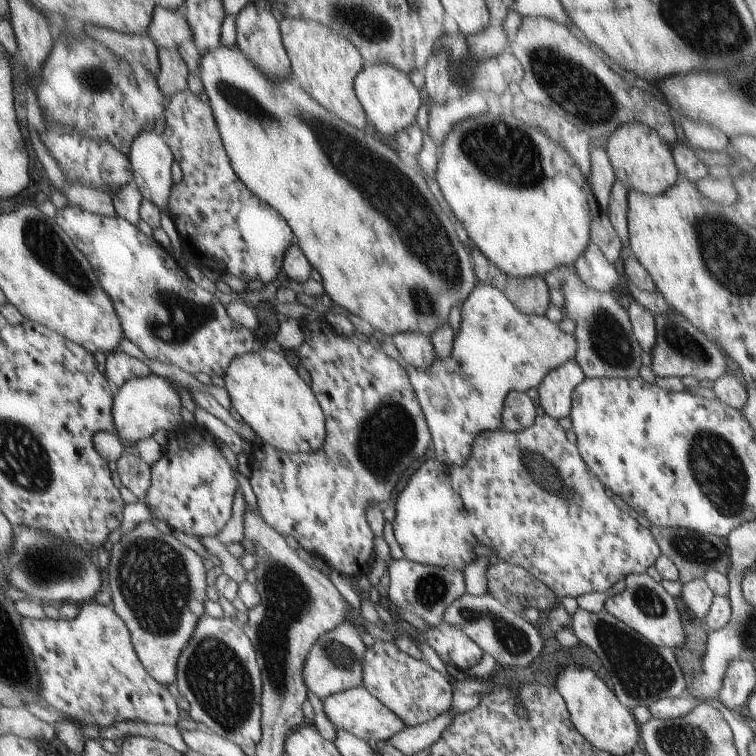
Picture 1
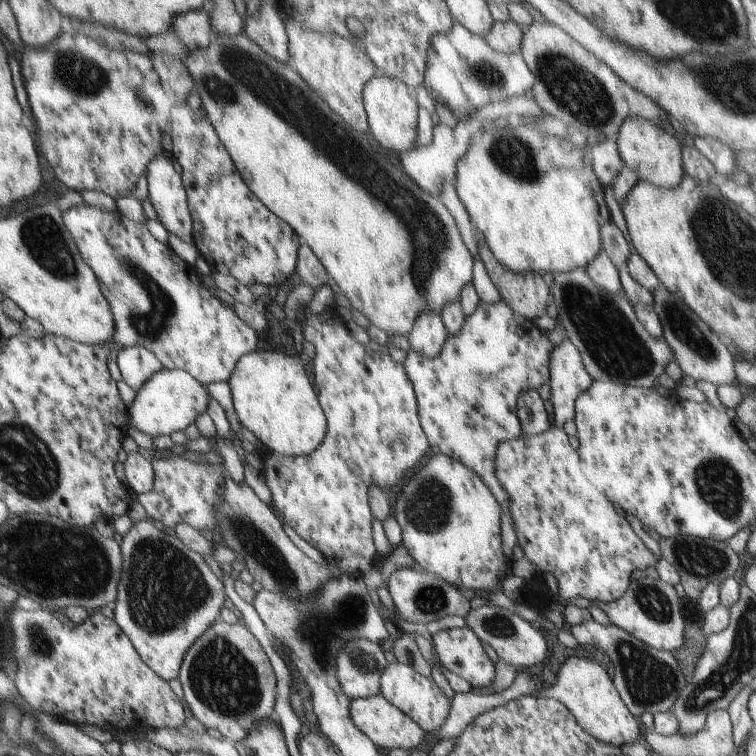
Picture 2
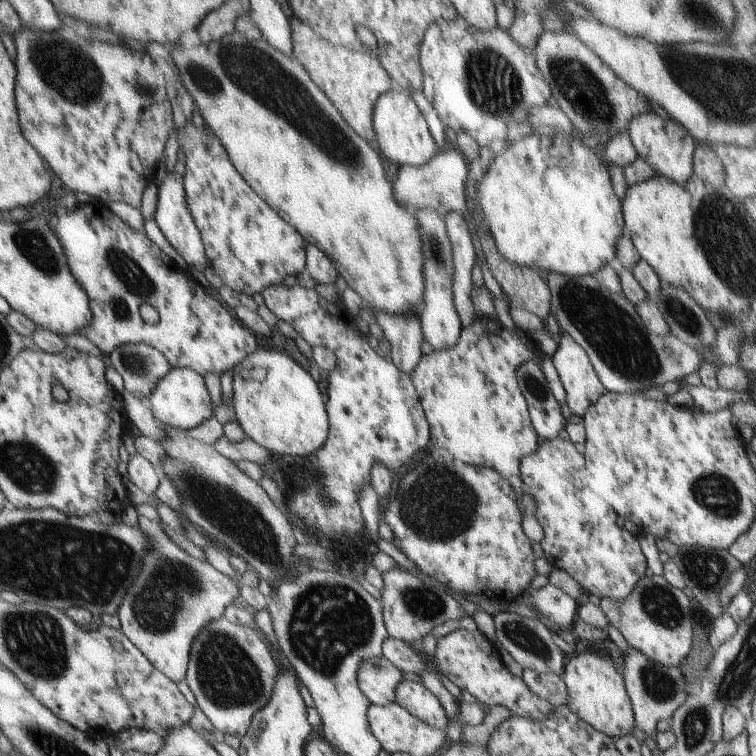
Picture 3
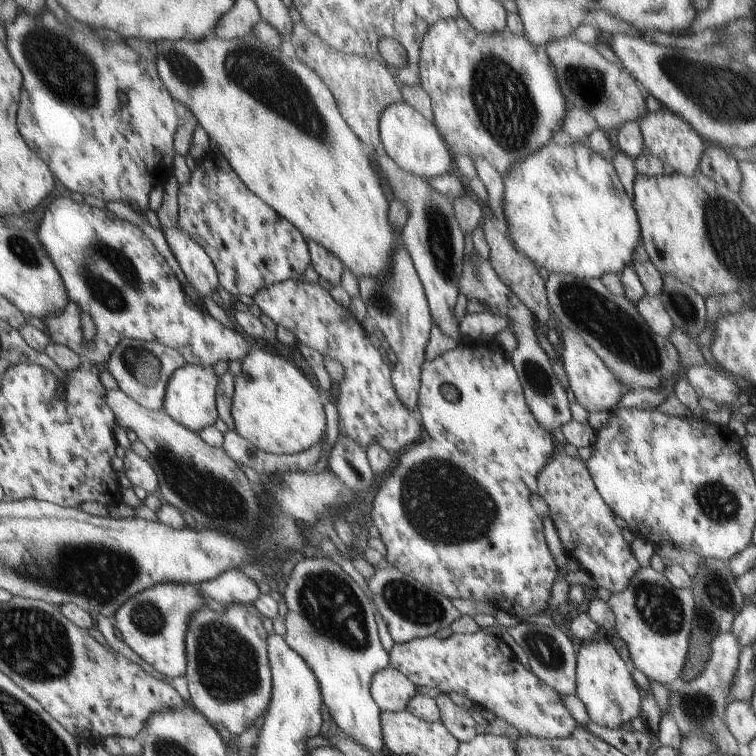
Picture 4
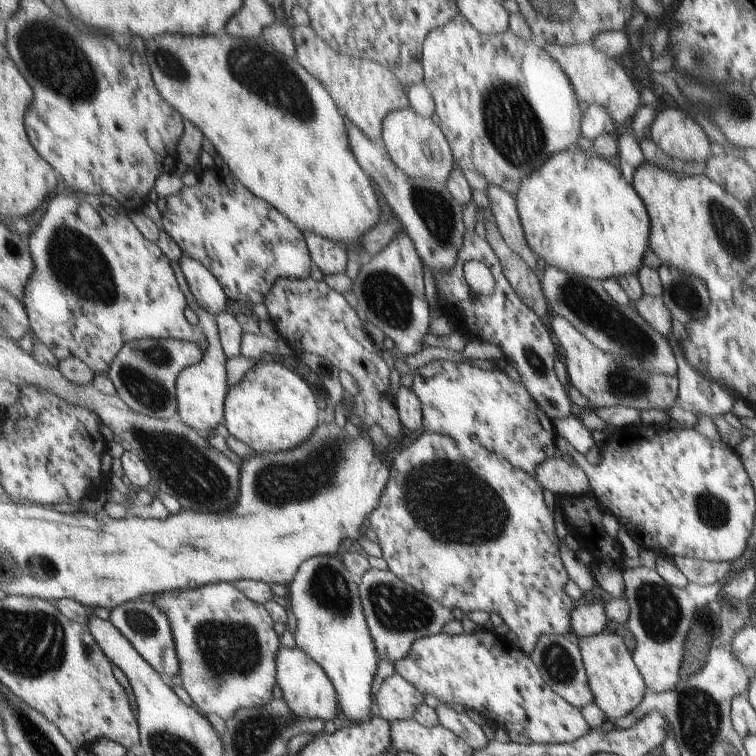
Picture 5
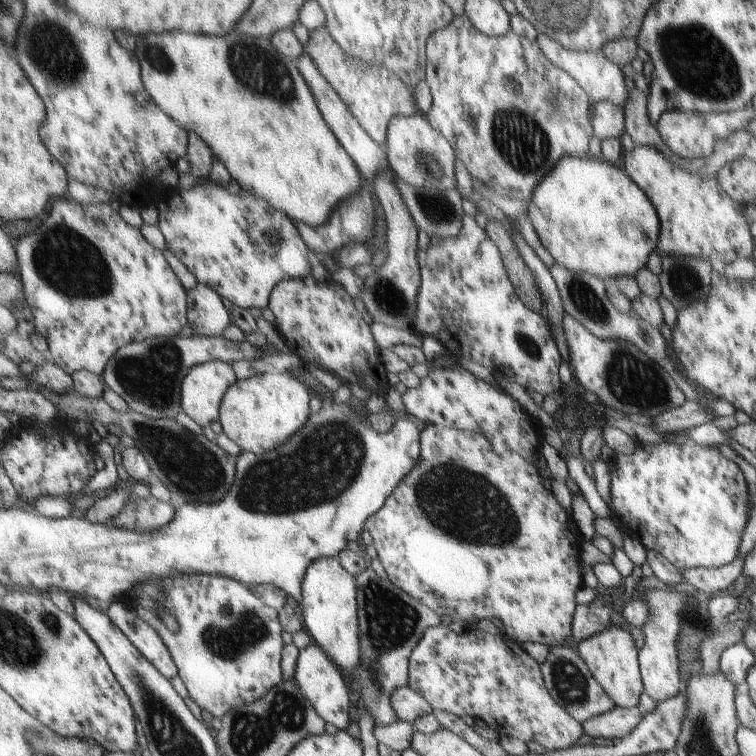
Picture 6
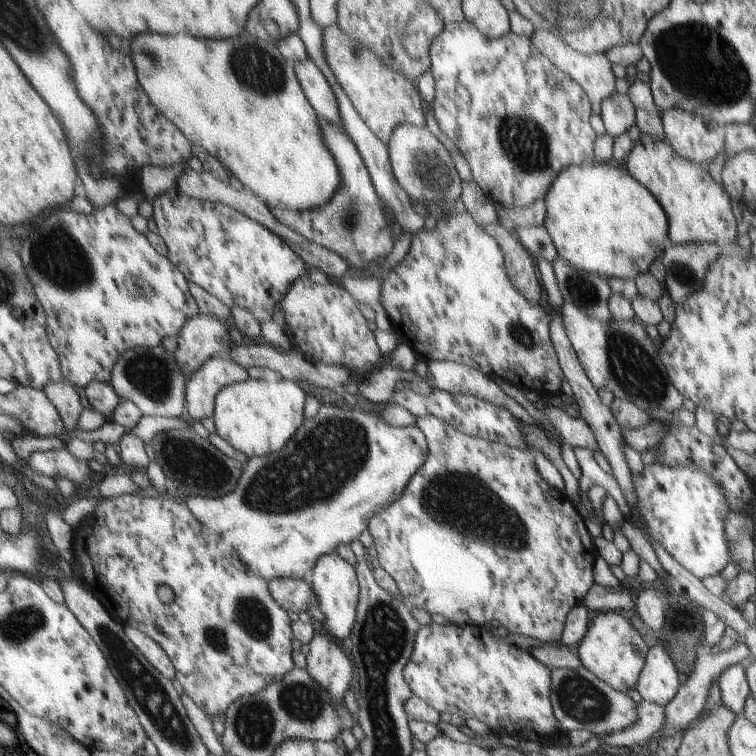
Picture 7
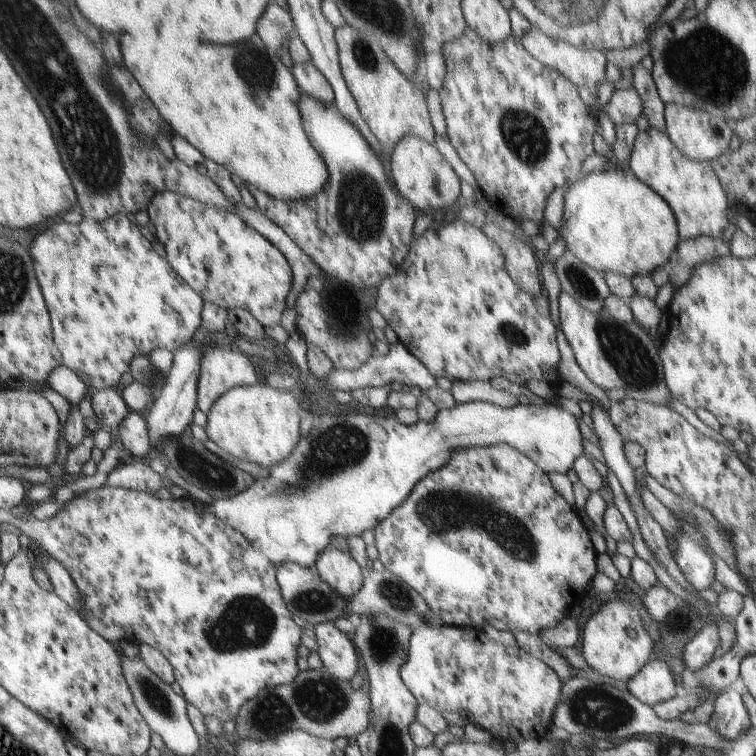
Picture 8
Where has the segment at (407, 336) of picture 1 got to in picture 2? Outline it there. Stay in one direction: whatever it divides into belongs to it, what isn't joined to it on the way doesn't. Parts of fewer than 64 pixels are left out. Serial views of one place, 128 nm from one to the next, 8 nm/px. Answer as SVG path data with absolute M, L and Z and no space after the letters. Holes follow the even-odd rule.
M426 310L415 321L412 332L408 334L408 342L412 351L426 358L436 358L440 356L449 336L444 320L440 318L440 312L436 314L432 310Z

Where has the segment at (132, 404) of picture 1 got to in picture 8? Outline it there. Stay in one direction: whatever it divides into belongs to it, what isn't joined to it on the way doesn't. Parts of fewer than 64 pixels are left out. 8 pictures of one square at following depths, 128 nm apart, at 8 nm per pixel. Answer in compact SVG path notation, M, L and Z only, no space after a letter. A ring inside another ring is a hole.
M208 345L200 362L198 407L208 415L215 402L228 390L236 386L254 386L256 383L258 374L252 362L242 352L236 352L236 347Z

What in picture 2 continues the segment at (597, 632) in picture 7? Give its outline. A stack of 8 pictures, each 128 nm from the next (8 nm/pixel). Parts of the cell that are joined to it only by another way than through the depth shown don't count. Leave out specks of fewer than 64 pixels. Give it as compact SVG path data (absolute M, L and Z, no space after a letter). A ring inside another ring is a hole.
M578 657L570 658L561 666L557 677L556 684L543 690L542 694L563 702L588 734L618 747L634 744L638 740L638 720L630 714L631 709L600 664L592 660L578 660Z

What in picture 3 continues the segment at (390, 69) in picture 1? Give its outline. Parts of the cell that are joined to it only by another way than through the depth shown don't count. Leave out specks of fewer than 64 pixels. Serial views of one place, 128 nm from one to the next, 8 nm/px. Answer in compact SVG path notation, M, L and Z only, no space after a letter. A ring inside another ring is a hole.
M387 92L379 98L374 112L375 144L388 160L398 166L426 166L439 150L430 134L426 119L408 94Z

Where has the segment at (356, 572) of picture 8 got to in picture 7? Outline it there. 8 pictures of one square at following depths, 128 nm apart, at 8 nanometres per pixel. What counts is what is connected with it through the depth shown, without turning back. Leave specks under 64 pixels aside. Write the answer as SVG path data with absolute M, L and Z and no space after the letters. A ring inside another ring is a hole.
M336 551L326 554L316 561L315 568L310 572L309 579L312 582L312 590L316 594L318 607L324 613L324 623L317 624L325 629L330 636L334 636L340 644L347 640L354 632L356 618L358 618L358 580L356 572L352 570L352 564L348 564Z

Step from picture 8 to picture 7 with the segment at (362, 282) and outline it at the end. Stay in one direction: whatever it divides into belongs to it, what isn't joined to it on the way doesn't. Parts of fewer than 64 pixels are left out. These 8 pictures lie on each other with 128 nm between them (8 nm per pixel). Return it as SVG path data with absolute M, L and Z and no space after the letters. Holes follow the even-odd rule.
M324 120L324 138L328 138L328 150L332 150L332 154L340 158L340 166L344 166L344 186L340 186L340 194L319 209L292 211L271 207L271 213L286 228L304 236L308 242L324 246L328 252L342 256L351 270L360 270L360 266L392 250L392 234L384 222L386 218L378 200L379 192L374 182L370 182L371 172L356 142L344 127L334 126L328 120Z

